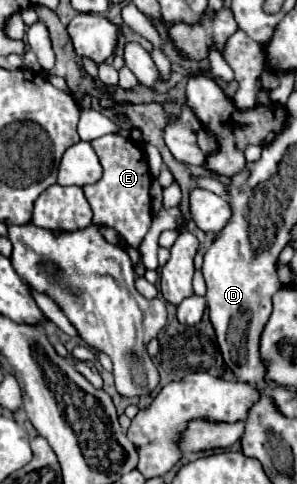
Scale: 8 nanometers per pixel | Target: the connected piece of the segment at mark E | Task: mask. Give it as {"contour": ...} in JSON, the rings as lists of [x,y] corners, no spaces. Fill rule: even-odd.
{"contour":[[[109,133],[103,137],[97,137],[91,141],[101,167],[103,167],[103,177],[93,183],[85,185],[85,197],[93,209],[93,221],[95,225],[109,225],[115,227],[123,241],[127,245],[139,247],[141,239],[151,227],[151,197],[149,197],[149,183],[151,183],[151,173],[147,165],[147,155],[145,151],[135,145],[133,139]]]}

